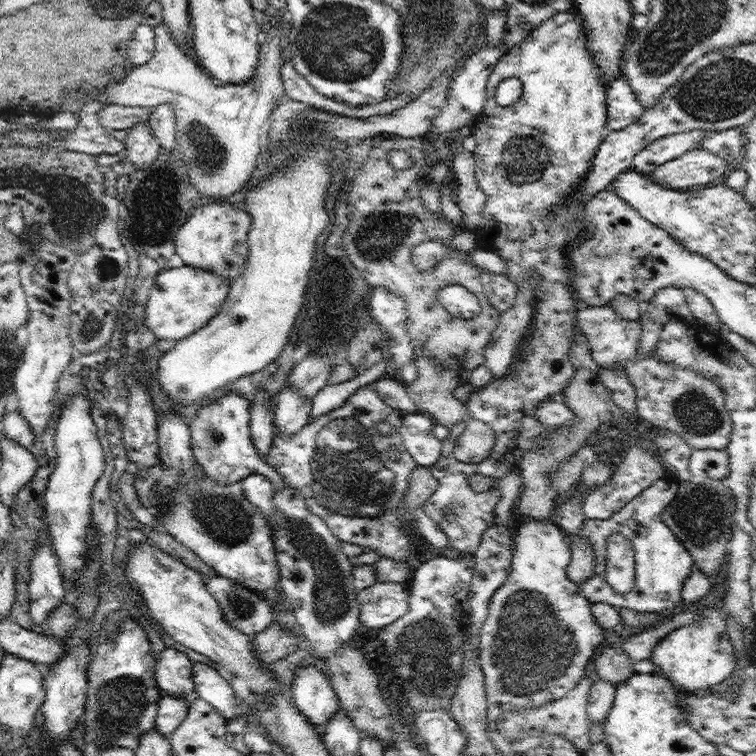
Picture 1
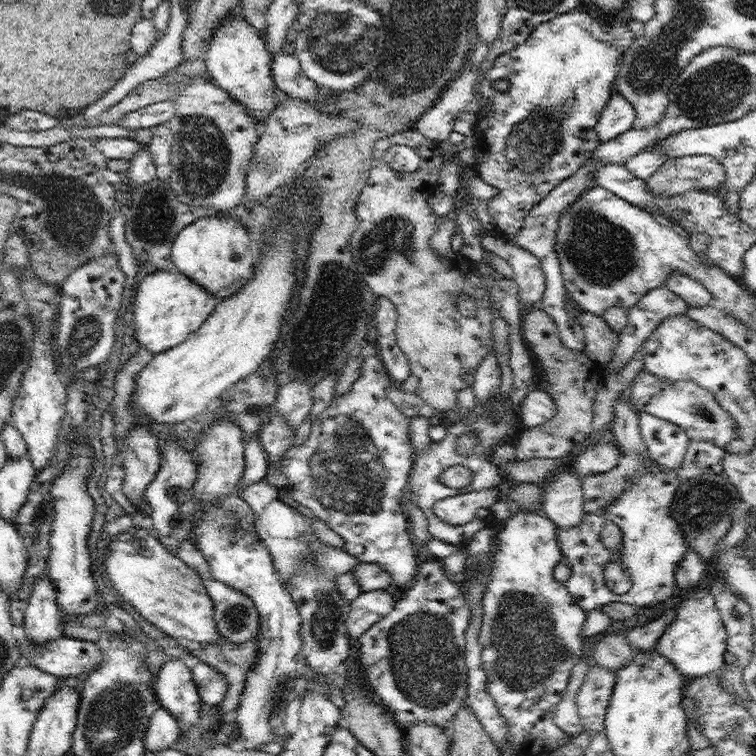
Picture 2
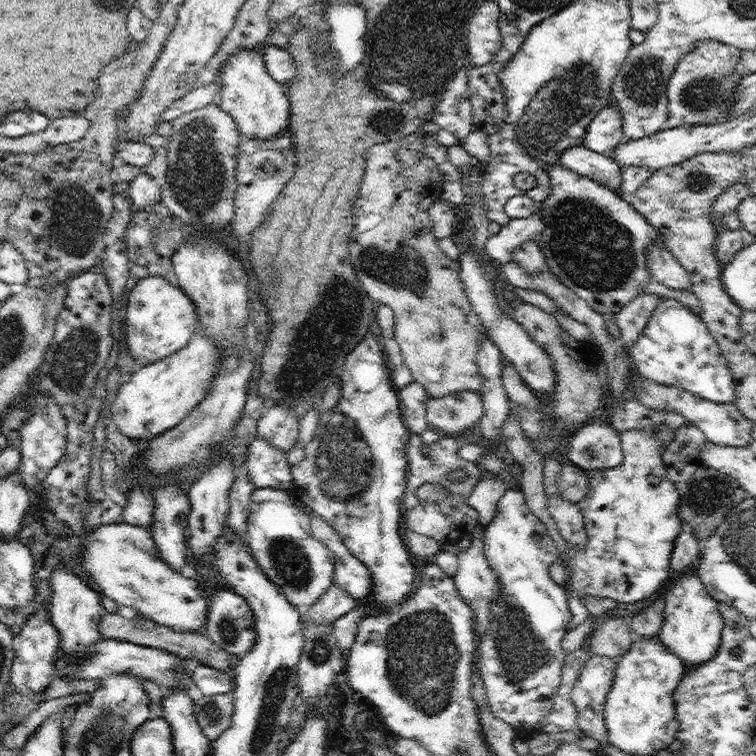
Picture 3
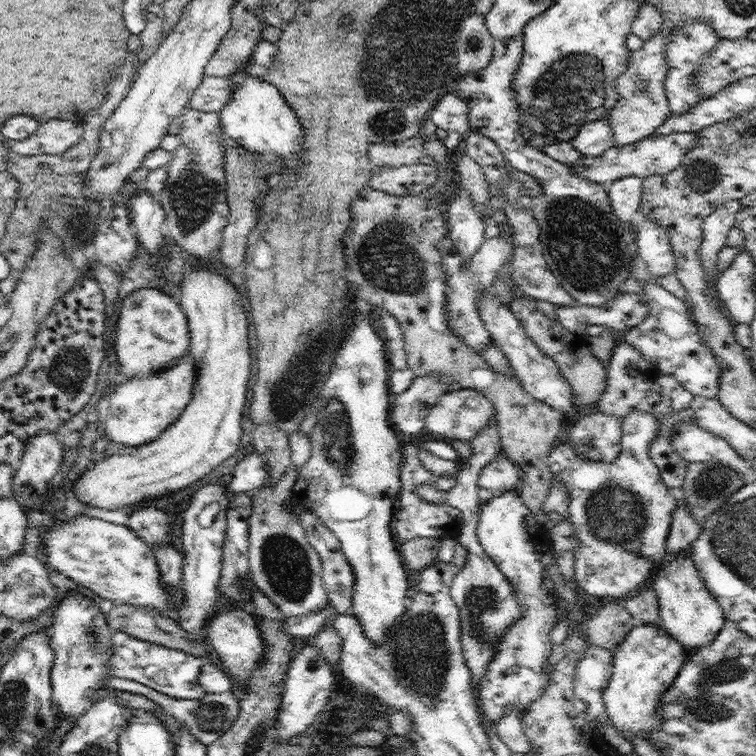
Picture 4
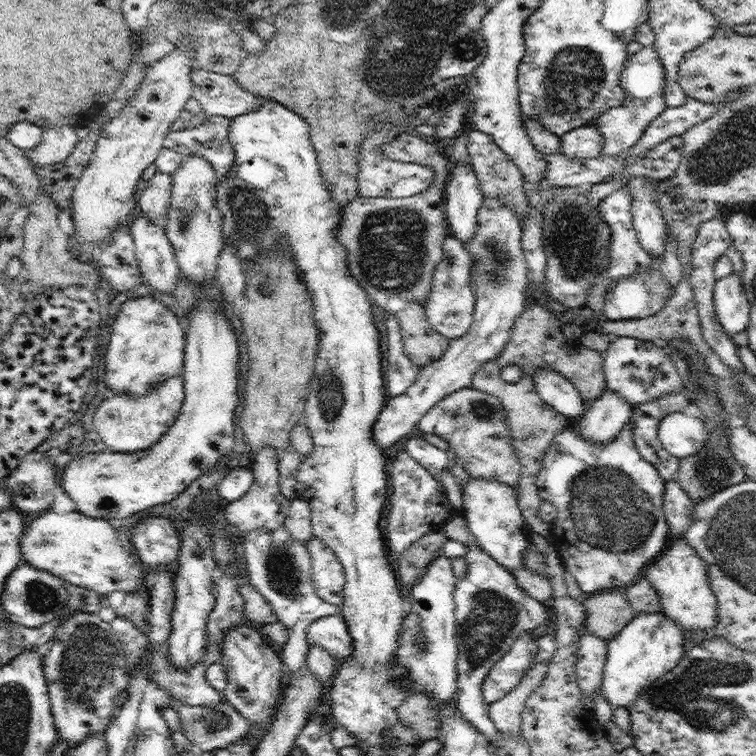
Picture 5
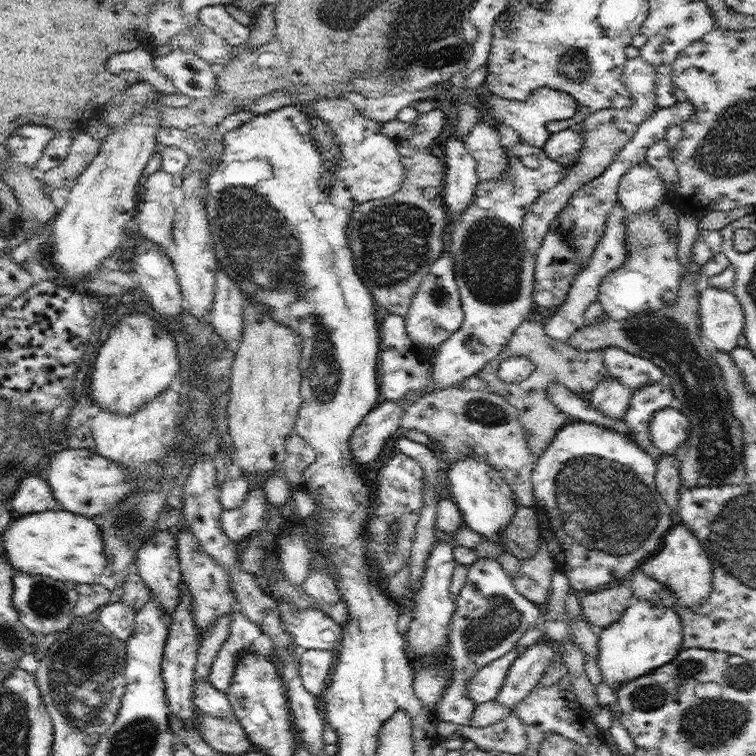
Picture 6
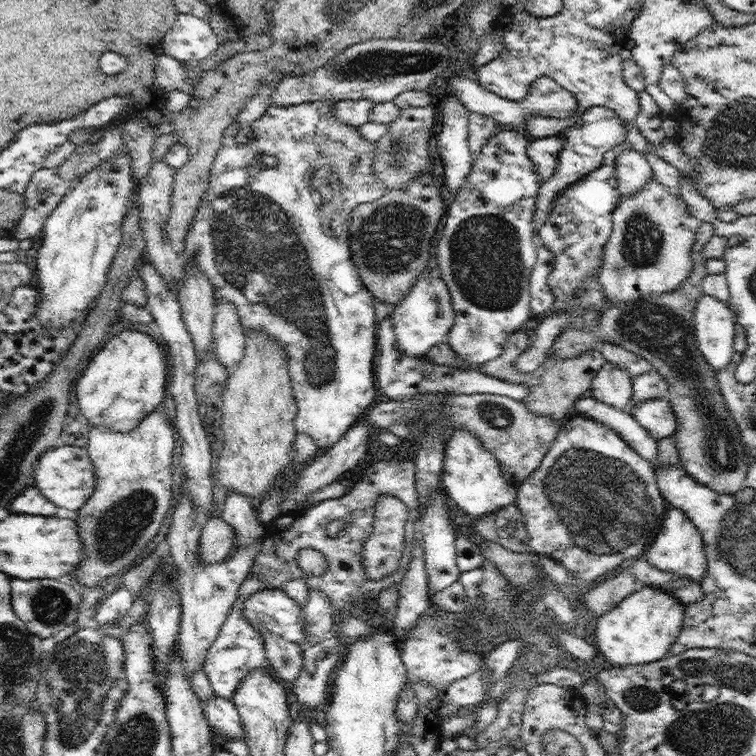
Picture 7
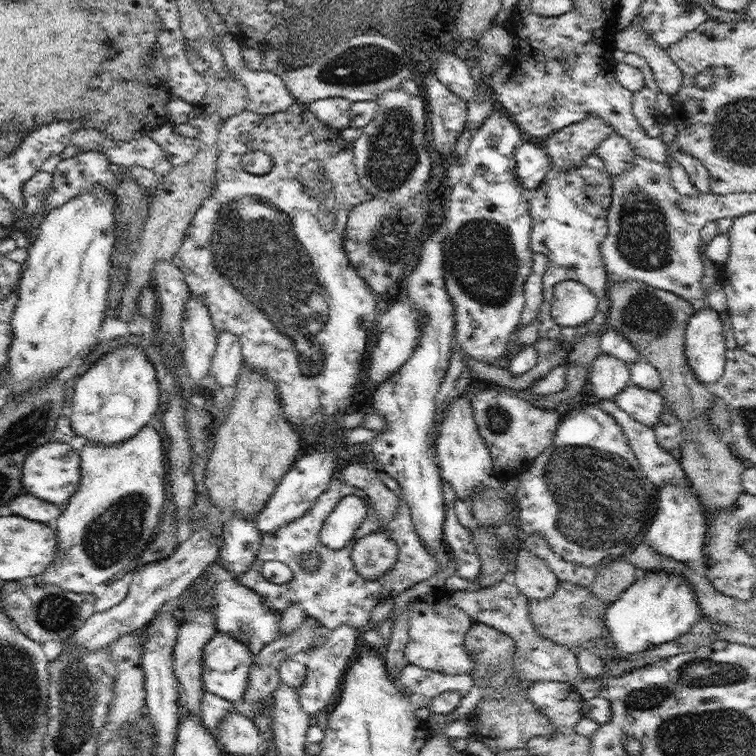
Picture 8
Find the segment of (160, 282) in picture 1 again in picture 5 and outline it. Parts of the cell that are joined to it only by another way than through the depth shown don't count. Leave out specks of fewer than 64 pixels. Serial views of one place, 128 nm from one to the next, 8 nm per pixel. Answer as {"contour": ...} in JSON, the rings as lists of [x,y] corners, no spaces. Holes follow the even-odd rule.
{"contour":[[[152,296],[128,300],[116,316],[112,329],[105,355],[106,373],[101,379],[114,394],[141,397],[152,387],[182,373],[186,327],[162,302]]]}

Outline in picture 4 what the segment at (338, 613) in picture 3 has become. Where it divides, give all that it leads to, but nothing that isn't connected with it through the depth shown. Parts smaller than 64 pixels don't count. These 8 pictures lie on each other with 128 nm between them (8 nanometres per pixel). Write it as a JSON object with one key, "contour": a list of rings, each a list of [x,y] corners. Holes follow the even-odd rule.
{"contour":[[[329,600],[328,606],[322,610],[307,615],[286,618],[285,631],[288,631],[295,639],[312,639],[329,624],[329,620],[334,614],[337,614],[336,610],[330,606]]]}

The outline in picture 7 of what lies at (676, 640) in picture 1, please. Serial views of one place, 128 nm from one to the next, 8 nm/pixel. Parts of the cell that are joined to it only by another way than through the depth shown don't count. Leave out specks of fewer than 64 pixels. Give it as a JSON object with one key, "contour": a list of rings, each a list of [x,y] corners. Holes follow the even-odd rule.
{"contour":[[[668,504],[665,517],[657,531],[656,539],[645,551],[645,558],[652,567],[673,572],[678,576],[687,576],[700,582],[707,574],[707,559],[704,552],[704,541],[695,524],[675,506]]]}

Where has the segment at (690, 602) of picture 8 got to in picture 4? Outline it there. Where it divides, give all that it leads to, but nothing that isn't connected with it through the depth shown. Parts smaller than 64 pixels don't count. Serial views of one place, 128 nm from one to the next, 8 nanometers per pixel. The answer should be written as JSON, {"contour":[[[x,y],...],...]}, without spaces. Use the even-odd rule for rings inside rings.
{"contour":[[[649,622],[630,629],[626,638],[613,651],[613,675],[603,694],[609,720],[620,734],[640,734],[646,738],[646,735],[650,735],[651,732],[663,726],[661,706],[664,704],[659,703],[661,694],[676,680],[680,669],[688,659],[687,651],[659,623]]]}

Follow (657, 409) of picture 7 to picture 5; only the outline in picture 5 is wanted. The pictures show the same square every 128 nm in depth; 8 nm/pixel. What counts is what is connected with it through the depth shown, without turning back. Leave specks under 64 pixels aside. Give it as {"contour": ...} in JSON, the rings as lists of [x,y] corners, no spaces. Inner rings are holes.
{"contour":[[[682,411],[670,413],[660,421],[658,440],[675,457],[692,456],[702,450],[709,438],[702,420],[686,416]]]}

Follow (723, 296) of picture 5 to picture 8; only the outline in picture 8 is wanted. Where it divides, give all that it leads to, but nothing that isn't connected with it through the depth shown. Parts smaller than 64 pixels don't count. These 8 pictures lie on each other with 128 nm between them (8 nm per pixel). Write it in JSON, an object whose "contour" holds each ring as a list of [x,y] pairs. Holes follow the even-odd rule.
{"contour":[[[710,306],[702,308],[688,321],[684,336],[684,356],[692,372],[700,382],[711,387],[724,372],[726,364],[726,340],[719,313]]]}

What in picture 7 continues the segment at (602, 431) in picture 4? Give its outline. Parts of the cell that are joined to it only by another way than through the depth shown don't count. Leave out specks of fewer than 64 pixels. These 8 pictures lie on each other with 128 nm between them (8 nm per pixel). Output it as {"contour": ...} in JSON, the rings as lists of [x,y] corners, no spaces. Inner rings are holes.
{"contour":[[[604,361],[591,384],[589,395],[626,413],[633,407],[632,377],[623,368]]]}

